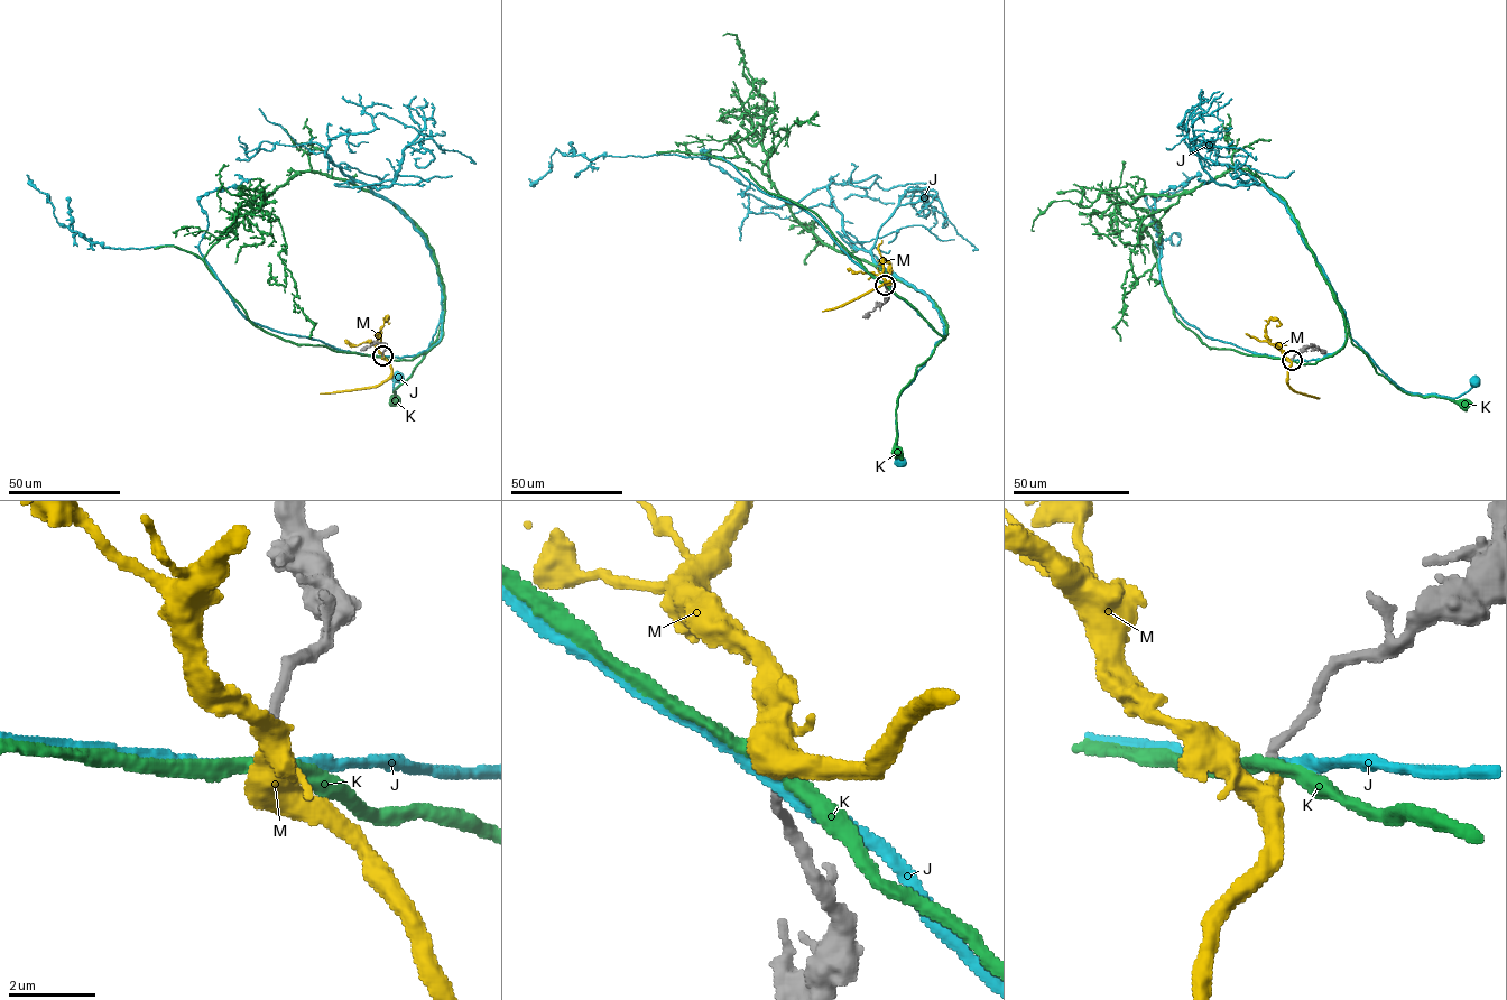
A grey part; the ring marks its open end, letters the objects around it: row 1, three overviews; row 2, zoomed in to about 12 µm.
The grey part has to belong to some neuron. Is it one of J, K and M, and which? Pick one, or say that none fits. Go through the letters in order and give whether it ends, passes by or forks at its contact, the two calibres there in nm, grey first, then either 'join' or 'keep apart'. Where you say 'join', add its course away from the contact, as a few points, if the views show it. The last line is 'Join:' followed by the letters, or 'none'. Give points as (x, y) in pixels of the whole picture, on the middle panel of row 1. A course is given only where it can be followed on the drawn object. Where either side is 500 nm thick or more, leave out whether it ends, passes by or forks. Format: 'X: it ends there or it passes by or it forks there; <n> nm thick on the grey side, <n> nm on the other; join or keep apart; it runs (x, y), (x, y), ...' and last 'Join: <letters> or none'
J: it passes by; 240 nm thick on the grey side, 240 nm on the other; keep apart
K: it passes by; 240 nm thick on the grey side, 340 nm on the other; keep apart
M: it passes by; 240 nm thick on the grey side, 320 nm on the other; join; it runs (885, 284), (822, 312)
Join: M

